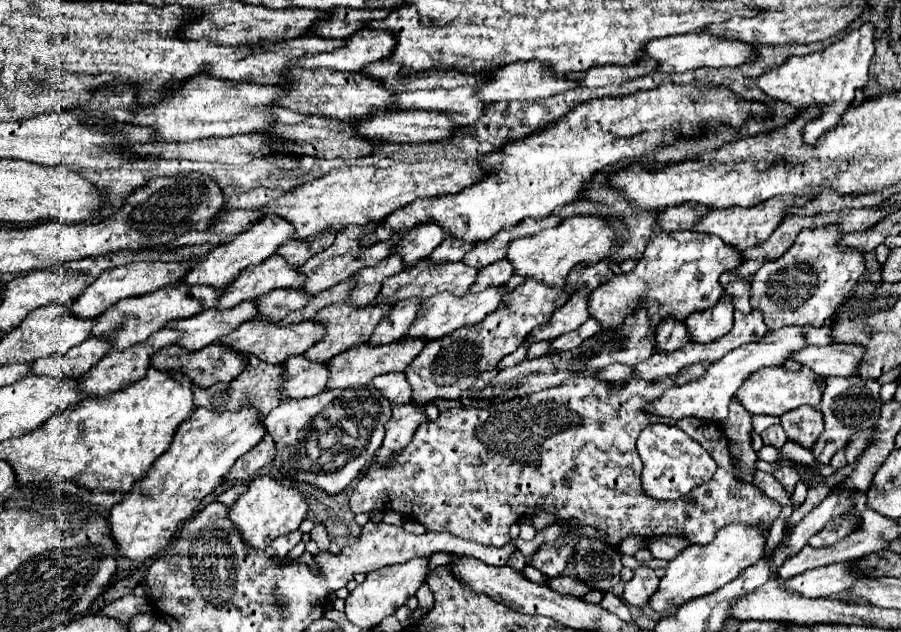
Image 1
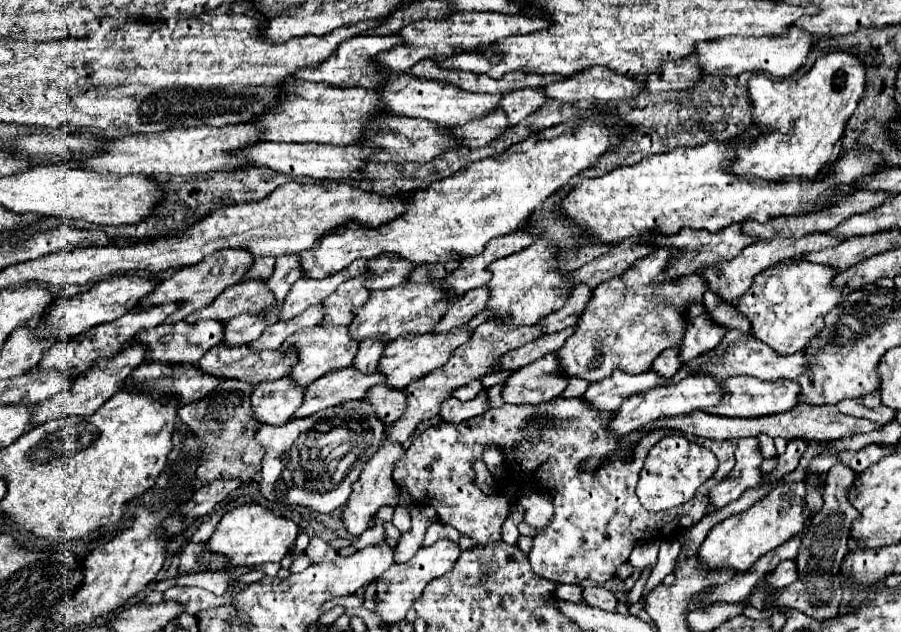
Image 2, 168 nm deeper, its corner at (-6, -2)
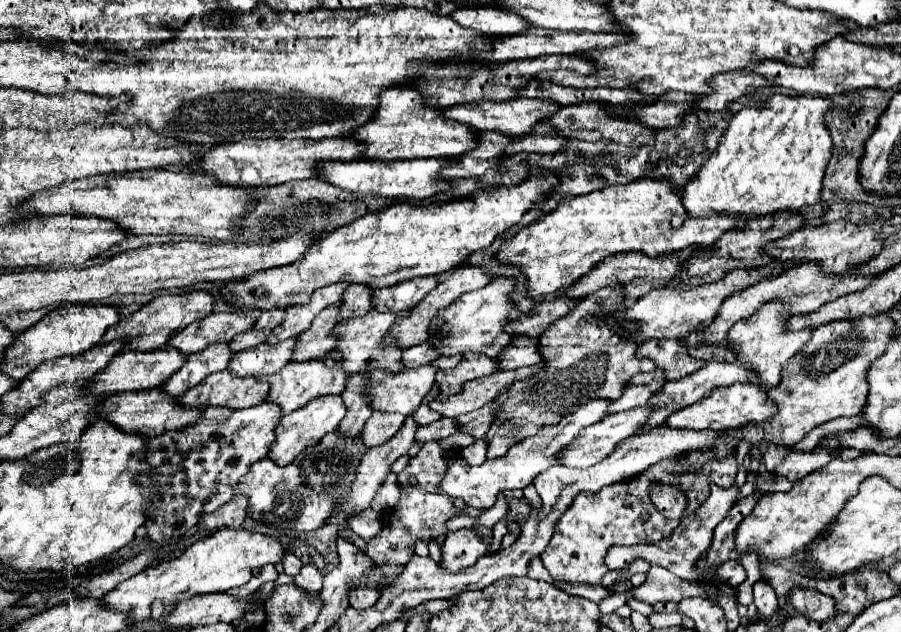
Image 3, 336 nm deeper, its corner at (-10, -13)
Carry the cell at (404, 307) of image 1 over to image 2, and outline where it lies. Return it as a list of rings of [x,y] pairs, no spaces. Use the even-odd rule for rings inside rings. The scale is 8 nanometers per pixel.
[[[375,336],[375,338],[367,338],[359,344],[359,352],[355,356],[355,362],[353,366],[357,366],[357,370],[361,370],[363,374],[371,374],[375,372],[377,364],[379,364],[379,358],[383,356],[383,350],[385,346],[389,344],[389,340],[381,338],[381,336]]]

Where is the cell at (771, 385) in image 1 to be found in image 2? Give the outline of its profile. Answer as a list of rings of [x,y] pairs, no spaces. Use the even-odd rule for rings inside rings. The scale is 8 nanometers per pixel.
[[[731,376],[727,378],[727,398],[715,410],[707,410],[709,414],[721,414],[729,418],[757,418],[757,416],[767,416],[767,414],[781,414],[791,410],[801,398],[801,386],[795,380],[785,380],[779,378],[775,382],[759,380],[755,376]]]

